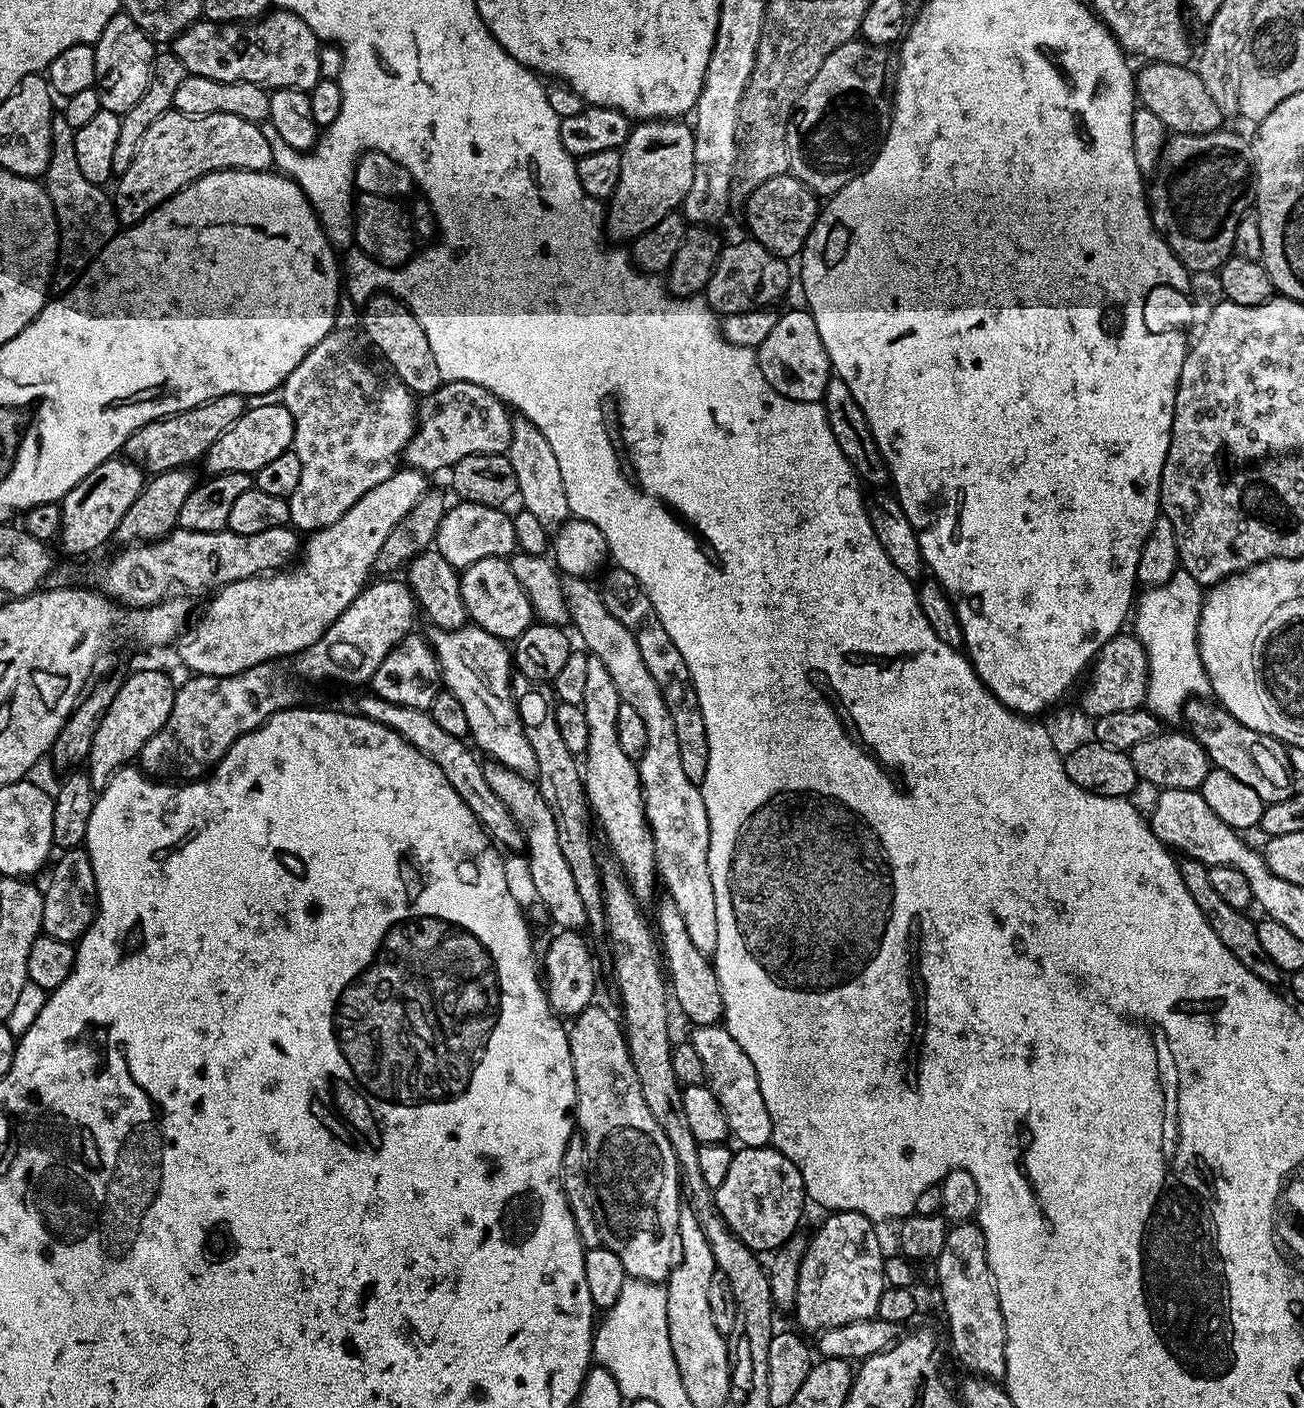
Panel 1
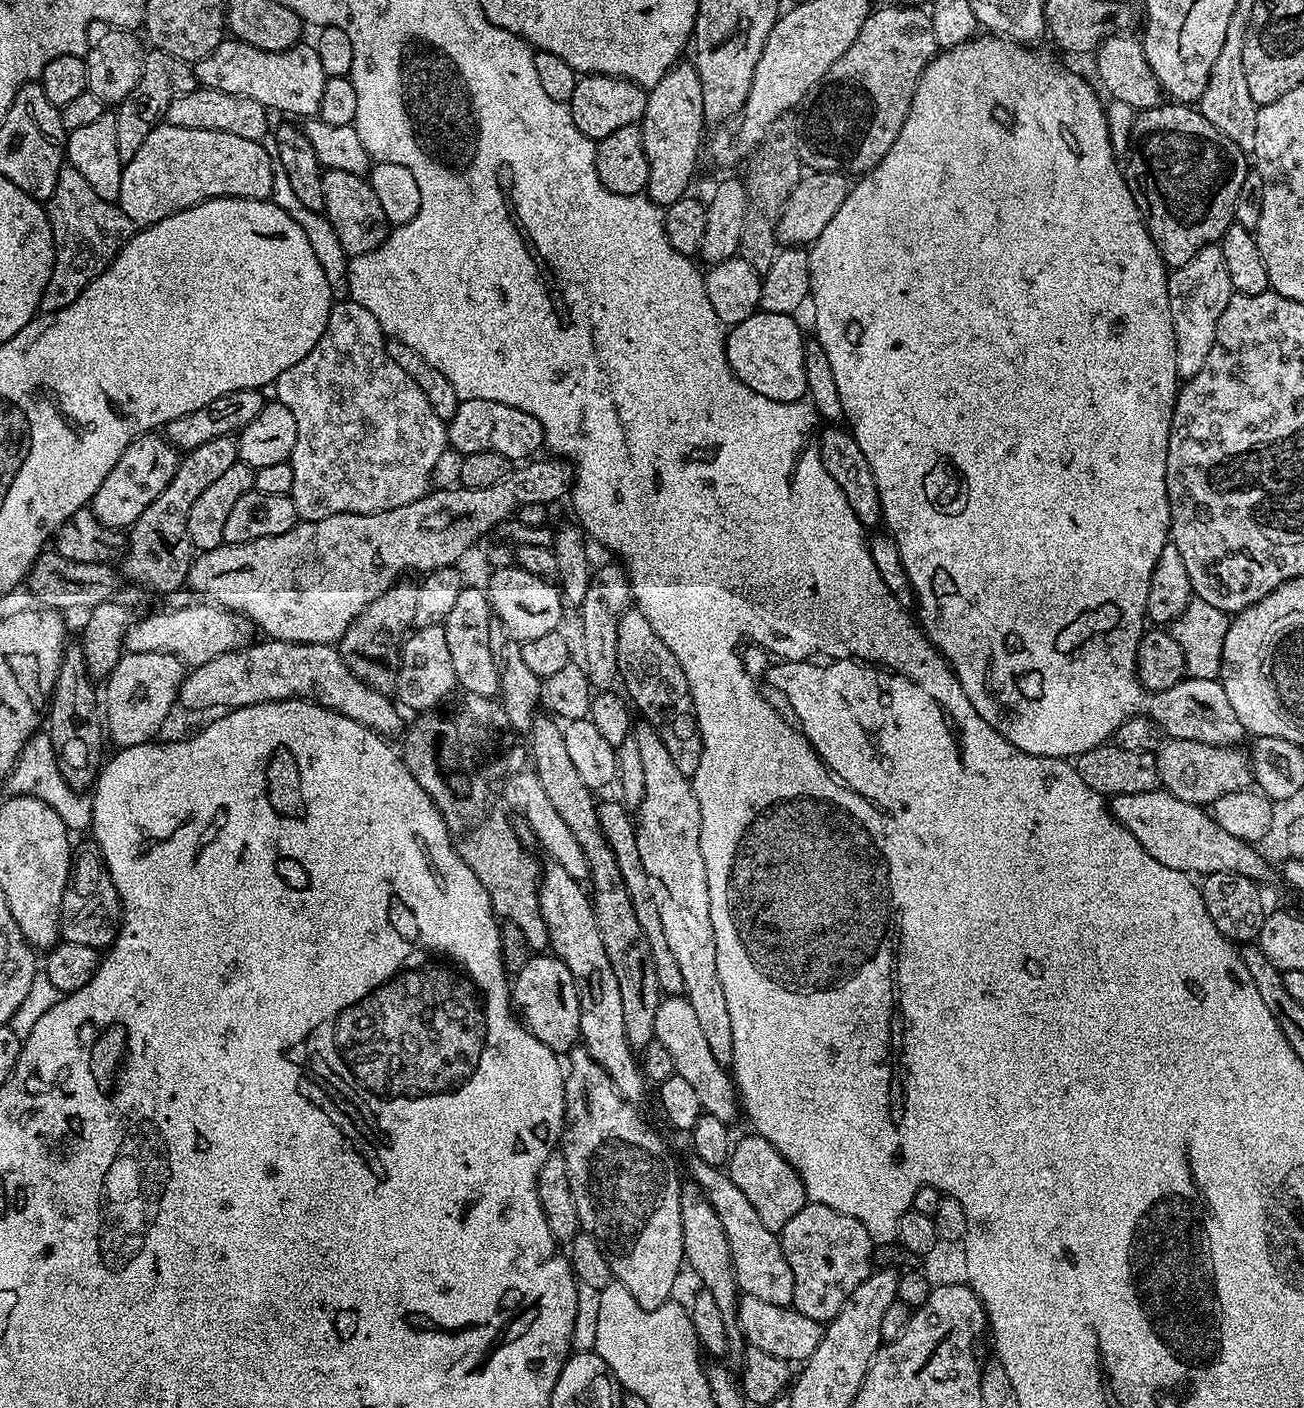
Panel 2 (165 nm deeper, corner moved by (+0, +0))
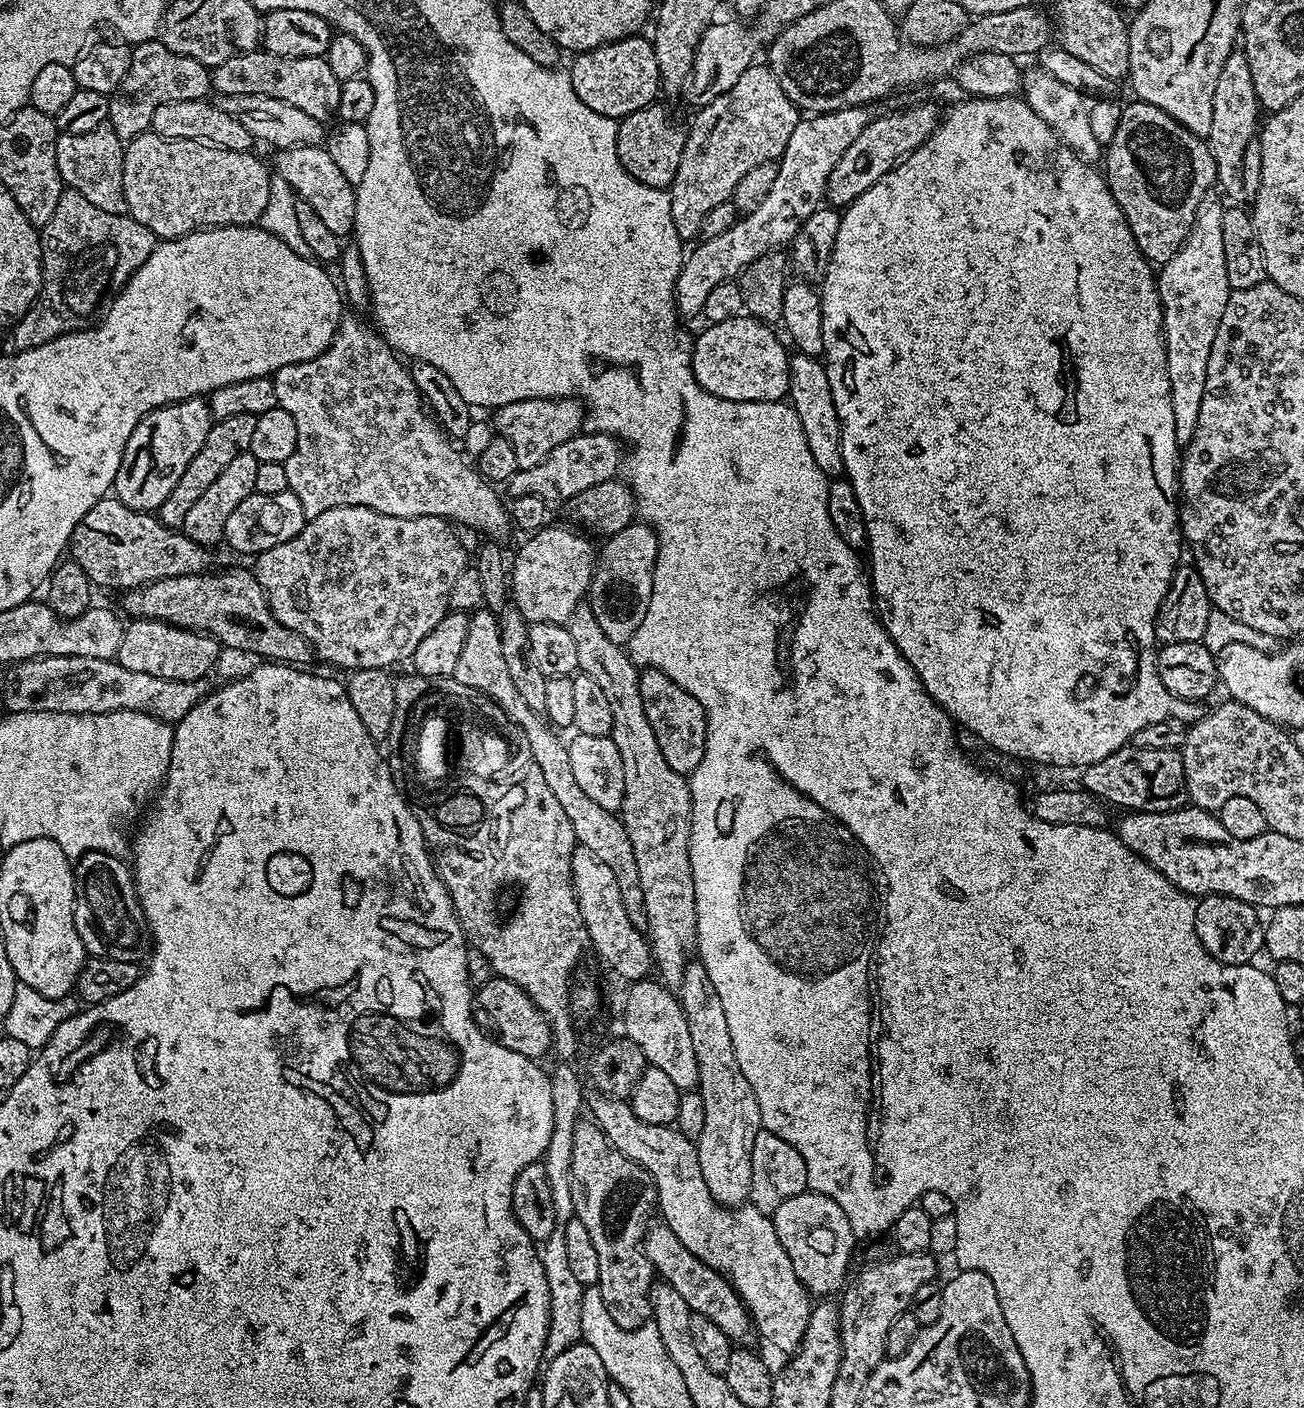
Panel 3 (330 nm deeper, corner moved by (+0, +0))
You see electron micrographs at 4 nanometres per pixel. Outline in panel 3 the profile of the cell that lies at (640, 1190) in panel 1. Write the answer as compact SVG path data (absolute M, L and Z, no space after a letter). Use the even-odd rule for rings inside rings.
M591 1119L579 1121L574 1130L572 1211L586 1226L598 1254L598 1287L610 1318L622 1330L638 1330L652 1315L654 1269L644 1252L644 1238L657 1211L656 1184L640 1164L626 1158L602 1134Z

